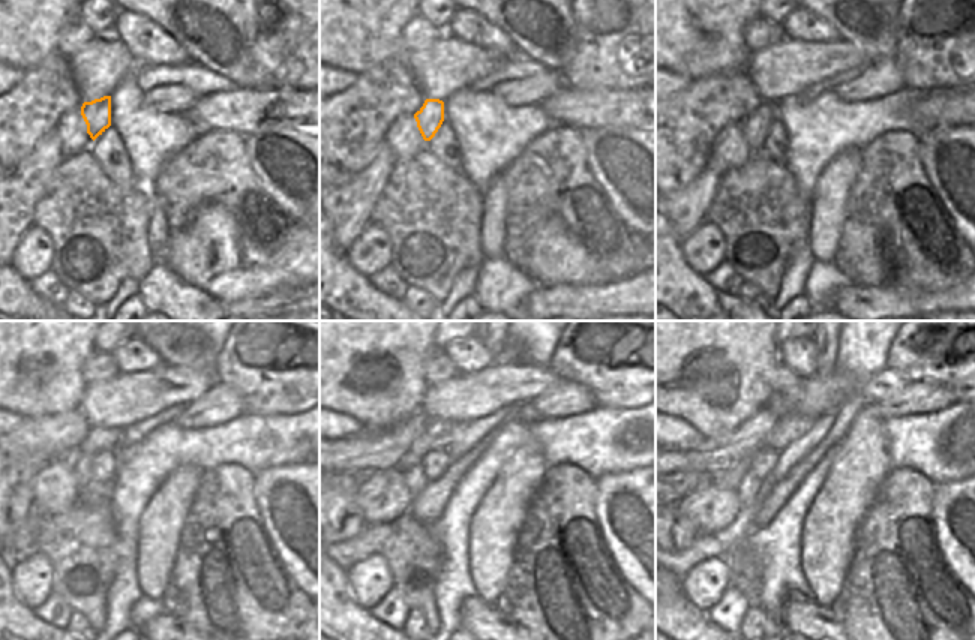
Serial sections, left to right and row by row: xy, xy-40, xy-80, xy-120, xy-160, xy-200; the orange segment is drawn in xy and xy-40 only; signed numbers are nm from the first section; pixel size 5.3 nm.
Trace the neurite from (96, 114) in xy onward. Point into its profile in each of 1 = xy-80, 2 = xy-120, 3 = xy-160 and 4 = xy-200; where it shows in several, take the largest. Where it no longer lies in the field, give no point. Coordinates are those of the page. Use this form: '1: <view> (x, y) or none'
1: xy-80 (756, 126)
2: xy-120 (81, 465)
3: xy-160 (414, 478)
4: xy-200 (749, 489)

